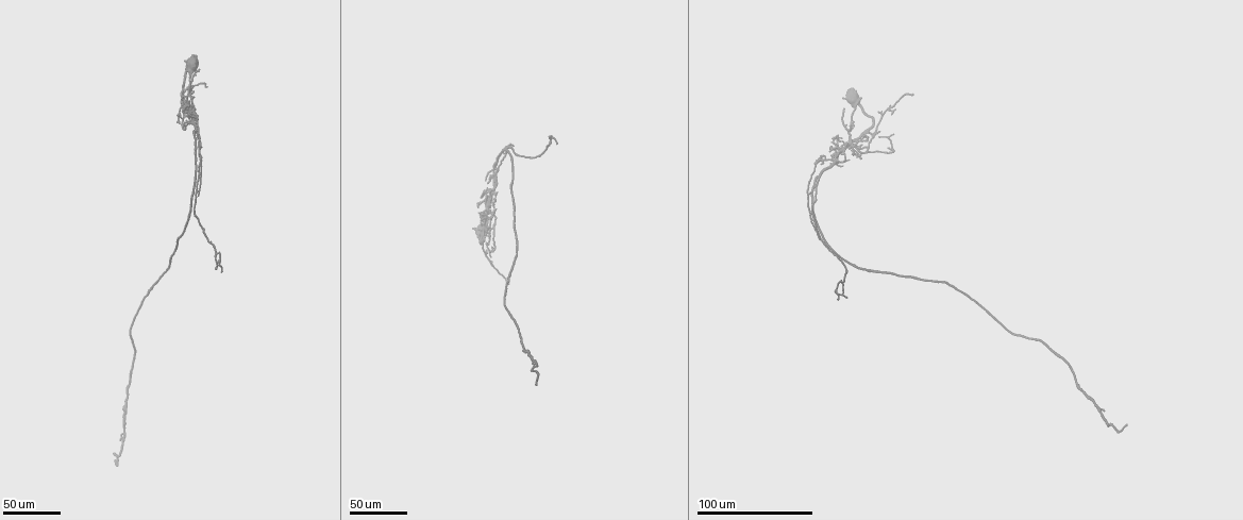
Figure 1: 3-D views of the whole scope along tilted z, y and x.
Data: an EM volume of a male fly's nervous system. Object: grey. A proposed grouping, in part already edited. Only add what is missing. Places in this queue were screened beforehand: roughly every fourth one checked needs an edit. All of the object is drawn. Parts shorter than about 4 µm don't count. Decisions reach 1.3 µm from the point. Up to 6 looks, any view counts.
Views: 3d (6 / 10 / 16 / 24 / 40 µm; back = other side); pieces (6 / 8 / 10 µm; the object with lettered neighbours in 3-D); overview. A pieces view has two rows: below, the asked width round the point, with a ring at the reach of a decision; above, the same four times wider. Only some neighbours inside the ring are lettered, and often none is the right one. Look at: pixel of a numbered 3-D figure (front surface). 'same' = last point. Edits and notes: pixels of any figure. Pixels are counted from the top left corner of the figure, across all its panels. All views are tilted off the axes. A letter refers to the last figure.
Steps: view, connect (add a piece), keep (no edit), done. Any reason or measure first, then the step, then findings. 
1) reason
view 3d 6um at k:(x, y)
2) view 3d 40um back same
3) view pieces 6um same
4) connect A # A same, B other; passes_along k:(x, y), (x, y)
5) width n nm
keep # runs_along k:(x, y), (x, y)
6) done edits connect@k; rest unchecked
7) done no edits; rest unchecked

an open end
view 3d 40um at 1:(488, 261)

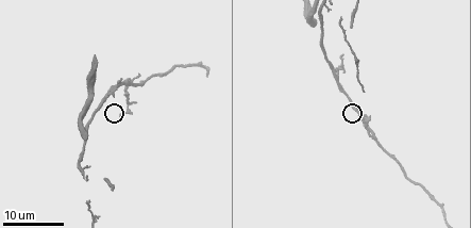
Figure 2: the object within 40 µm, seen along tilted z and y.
what lies round it
view pieces 10um at 2:(360, 115)

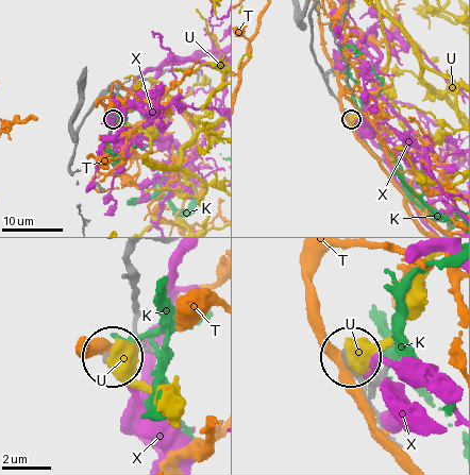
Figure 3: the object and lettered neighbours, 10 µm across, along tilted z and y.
keep # K other, T other, U other, X other; runs_along 3:(127, 256), (136, 292), (133, 334), (110, 356); none of them fits

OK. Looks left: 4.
end of a long branch
view 3d 40um at 1:(477, 204)

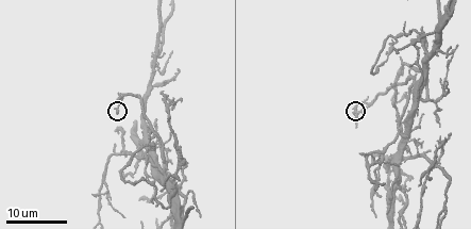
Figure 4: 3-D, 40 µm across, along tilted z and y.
view pieces 8um at 4:(355, 114)

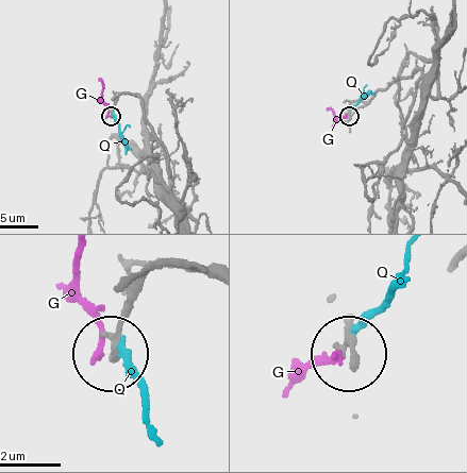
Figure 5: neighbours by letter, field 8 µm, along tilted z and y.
keep # G other, Q other; runs_along 5:(168, 168), (139, 98), (120, 96), (111, 116); no lettered piece goes on from it

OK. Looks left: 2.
end of a long branch
view 3d 24um at 1:(842, 107)

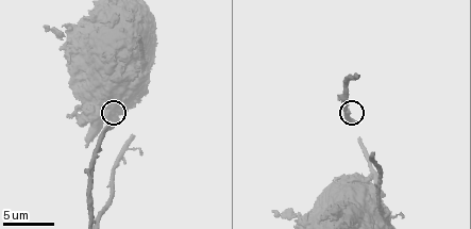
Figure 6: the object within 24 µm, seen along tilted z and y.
view pieces 8um at 6:(354, 120)

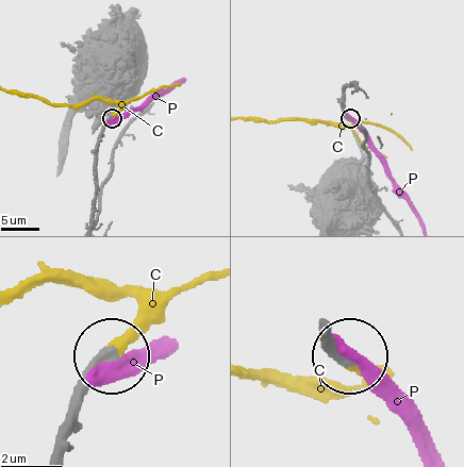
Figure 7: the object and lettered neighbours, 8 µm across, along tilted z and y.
connect C # C same, P other; passes_along 7:(100, 132), (116, 110), (114, 101), (72, 105), (19, 95); it goes on there

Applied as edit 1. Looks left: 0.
done edits connect@7; rest unchecked

